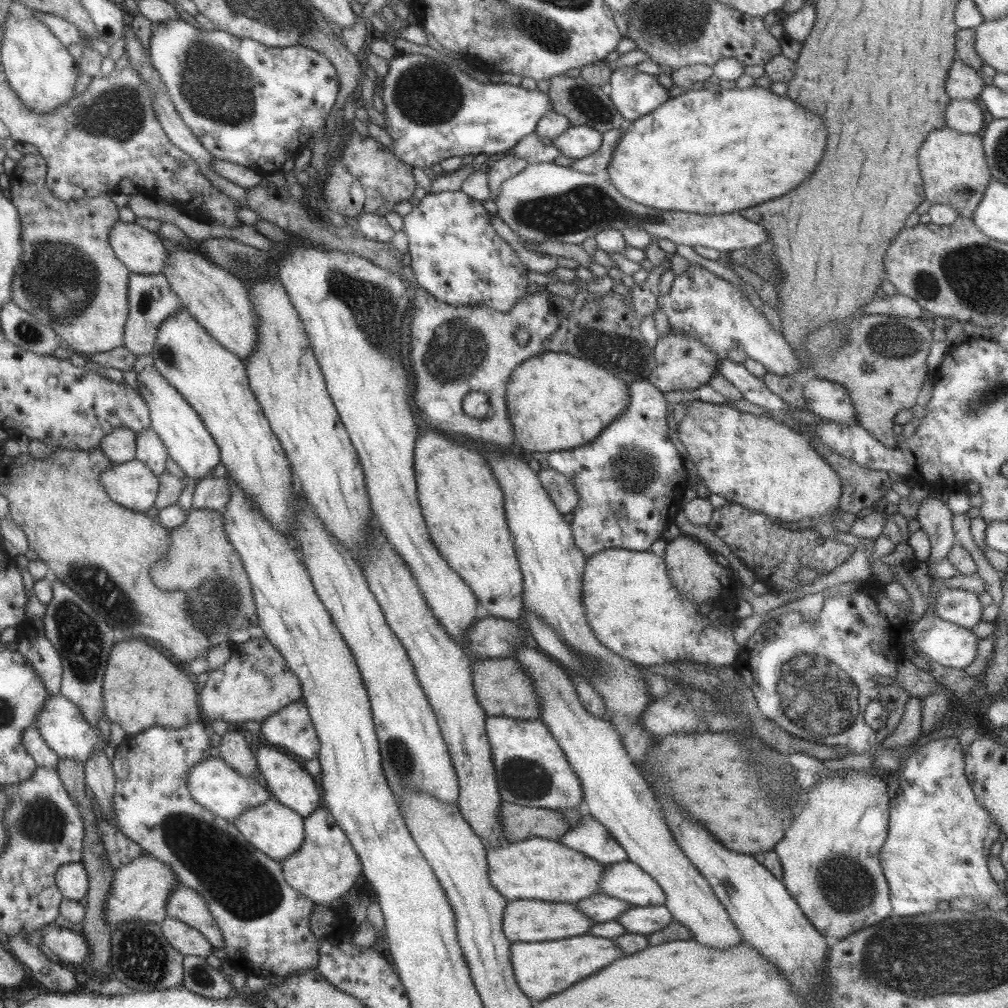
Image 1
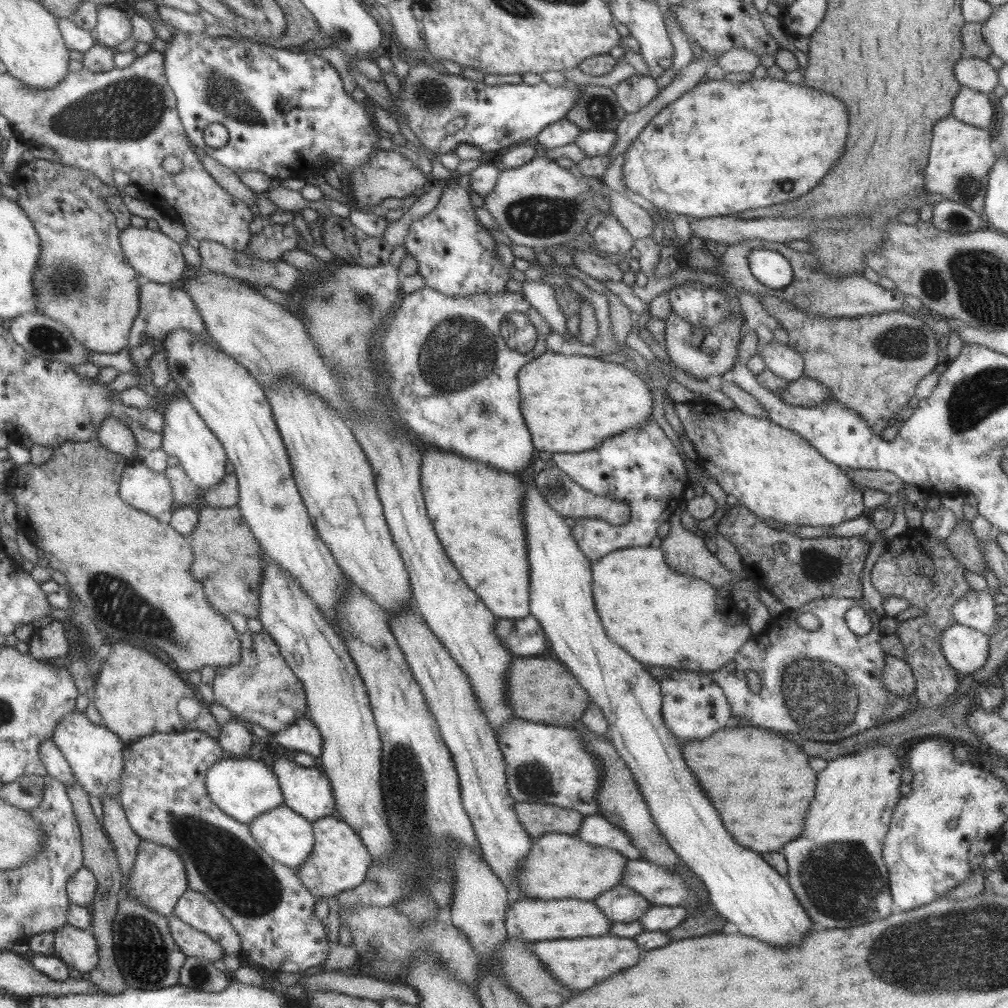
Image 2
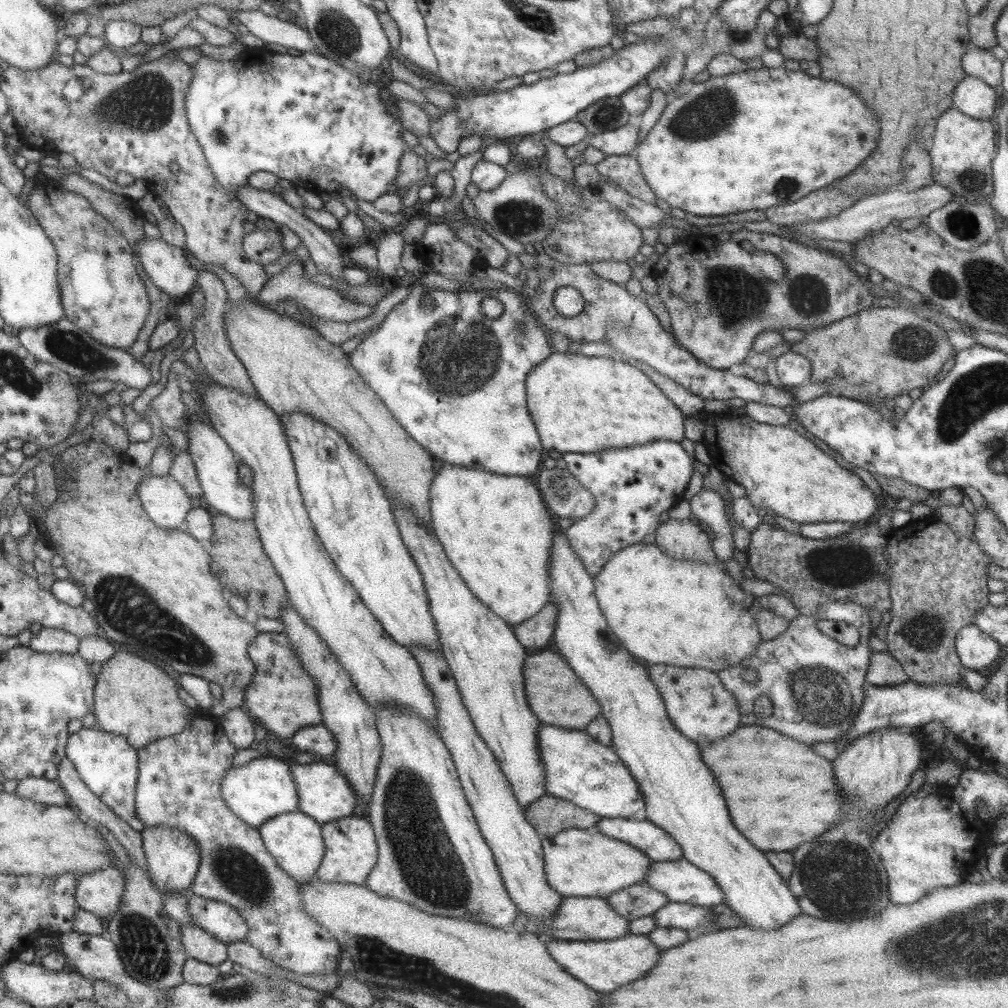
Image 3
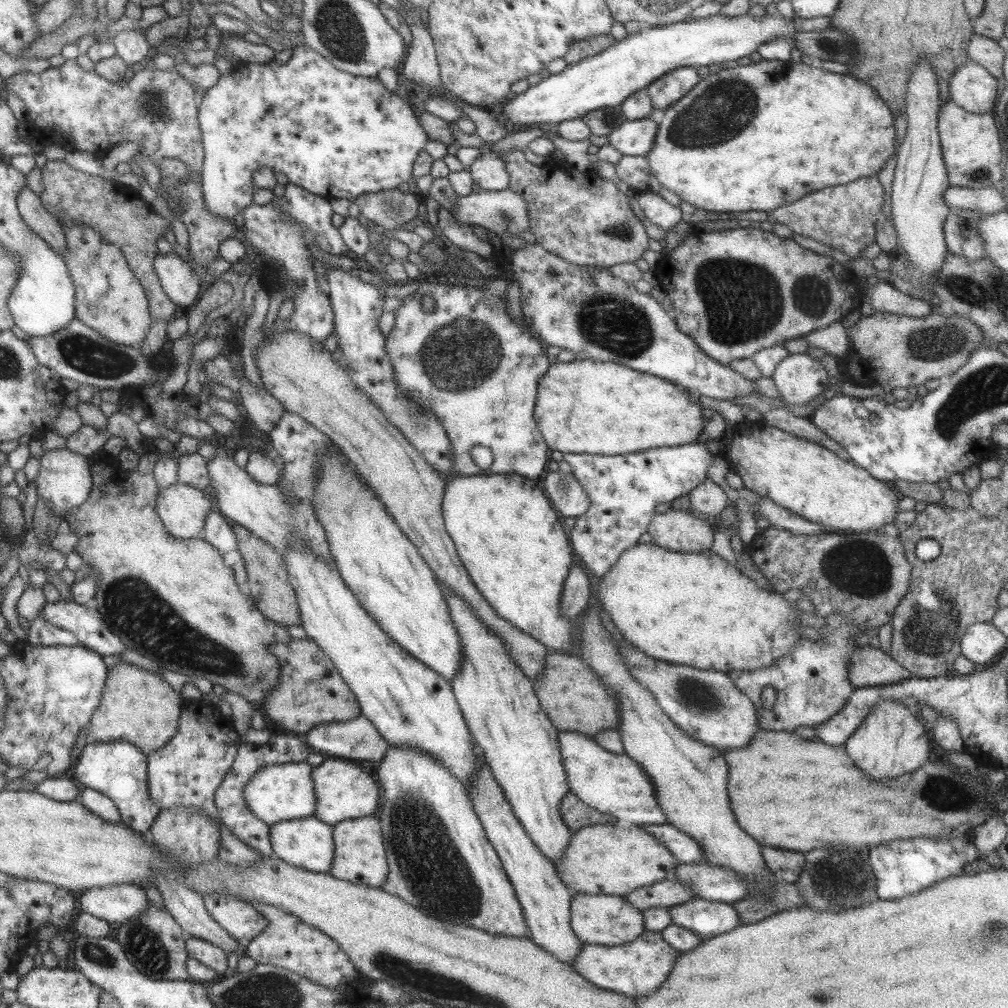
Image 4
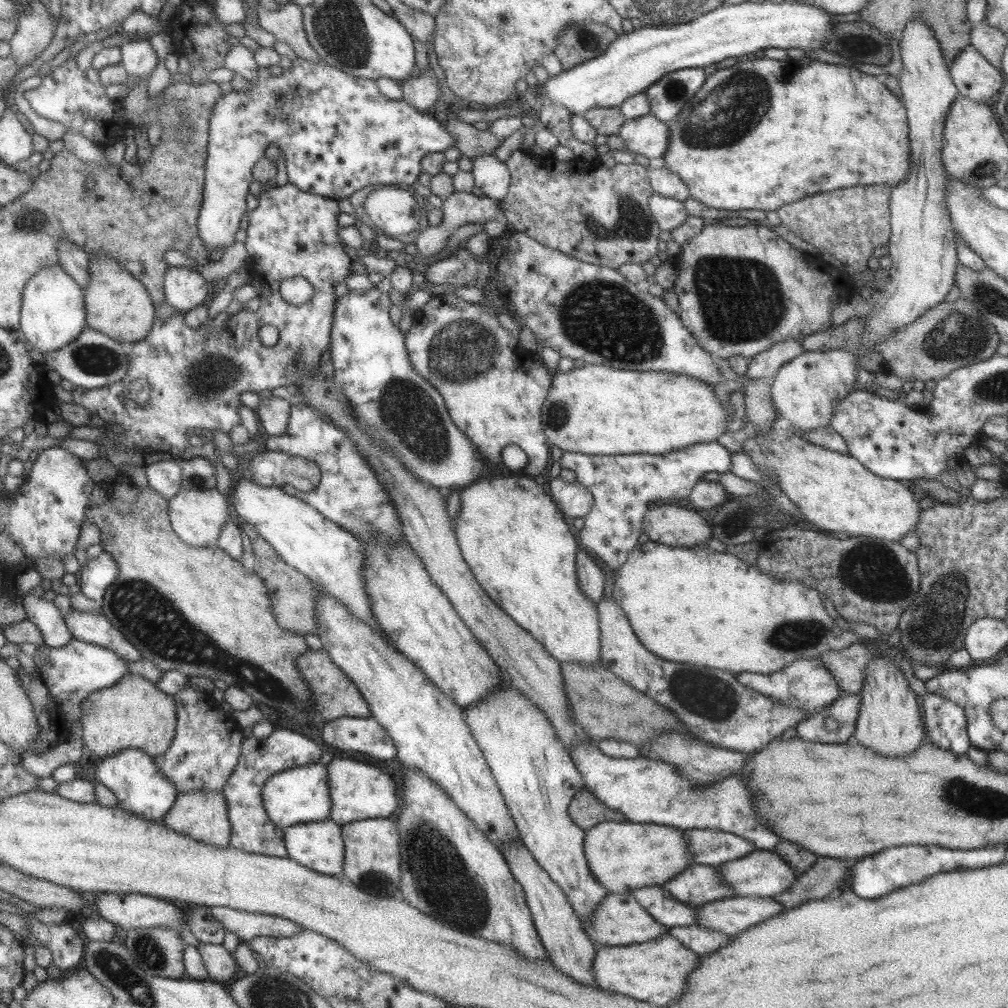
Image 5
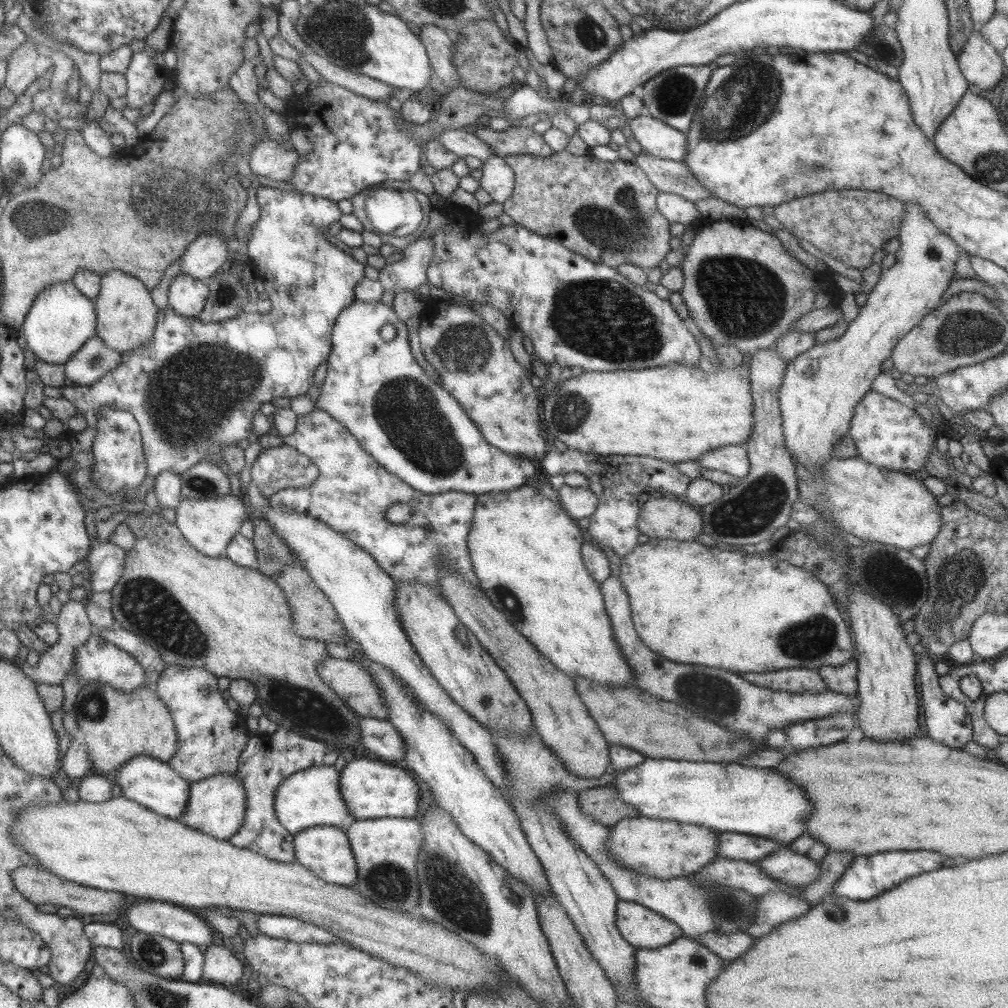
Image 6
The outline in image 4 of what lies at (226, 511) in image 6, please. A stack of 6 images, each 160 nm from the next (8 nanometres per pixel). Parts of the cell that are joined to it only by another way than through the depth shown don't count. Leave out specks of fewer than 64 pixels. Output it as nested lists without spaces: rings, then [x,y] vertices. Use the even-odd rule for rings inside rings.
[[[179,481],[158,488],[154,506],[154,511],[167,532],[182,539],[197,537],[205,513],[214,509],[215,504],[210,496]]]

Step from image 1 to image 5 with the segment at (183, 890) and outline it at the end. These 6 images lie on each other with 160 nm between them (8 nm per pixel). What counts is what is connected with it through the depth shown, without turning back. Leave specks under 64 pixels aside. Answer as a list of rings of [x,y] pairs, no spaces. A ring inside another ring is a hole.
[[[210,907],[209,912],[225,930],[232,932],[239,939],[239,943],[247,944],[253,937],[291,936],[302,929],[289,919],[268,914],[248,913],[227,907]]]

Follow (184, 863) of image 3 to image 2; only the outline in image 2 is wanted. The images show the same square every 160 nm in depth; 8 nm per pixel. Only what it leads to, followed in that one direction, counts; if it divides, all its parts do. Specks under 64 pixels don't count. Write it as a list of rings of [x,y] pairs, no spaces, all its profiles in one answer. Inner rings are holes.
[[[145,840],[140,842],[136,854],[126,880],[127,895],[155,914],[167,918],[172,914],[175,902],[178,902],[185,890],[188,890],[185,869],[180,856],[169,848]]]

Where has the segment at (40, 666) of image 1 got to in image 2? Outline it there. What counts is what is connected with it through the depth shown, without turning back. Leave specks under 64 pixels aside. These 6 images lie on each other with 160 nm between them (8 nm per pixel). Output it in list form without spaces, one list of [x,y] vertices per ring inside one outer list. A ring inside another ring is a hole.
[[[54,619],[43,628],[34,628],[26,644],[28,655],[45,664],[52,664],[52,658],[66,655],[69,648],[62,623]]]

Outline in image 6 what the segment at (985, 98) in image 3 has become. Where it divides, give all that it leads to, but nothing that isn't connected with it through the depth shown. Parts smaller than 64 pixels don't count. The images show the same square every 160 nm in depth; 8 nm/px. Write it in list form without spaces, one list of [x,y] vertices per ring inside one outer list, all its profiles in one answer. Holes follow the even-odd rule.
[[[976,28],[967,37],[956,61],[967,80],[967,91],[973,94],[993,88],[1006,74],[1002,58]]]

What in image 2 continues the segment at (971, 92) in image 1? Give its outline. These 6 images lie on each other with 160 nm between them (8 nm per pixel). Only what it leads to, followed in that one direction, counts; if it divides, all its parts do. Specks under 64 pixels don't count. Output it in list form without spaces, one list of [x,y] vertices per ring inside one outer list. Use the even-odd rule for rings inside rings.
[[[966,55],[954,64],[953,75],[961,87],[970,88],[979,94],[988,94],[999,84],[998,71],[987,61]]]

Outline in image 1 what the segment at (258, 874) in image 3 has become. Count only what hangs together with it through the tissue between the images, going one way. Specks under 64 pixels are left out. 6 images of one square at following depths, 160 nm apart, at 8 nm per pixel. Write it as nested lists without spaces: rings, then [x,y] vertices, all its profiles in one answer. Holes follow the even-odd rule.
[[[189,723],[178,729],[154,726],[127,735],[114,747],[113,823],[125,837],[136,842],[146,854],[168,866],[182,886],[197,892],[217,923],[223,937],[226,961],[235,970],[263,978],[287,976],[294,970],[315,968],[318,961],[316,938],[310,933],[308,918],[313,901],[300,896],[284,881],[279,861],[253,848],[233,827],[199,806],[187,791],[190,766],[210,757],[208,726]]]

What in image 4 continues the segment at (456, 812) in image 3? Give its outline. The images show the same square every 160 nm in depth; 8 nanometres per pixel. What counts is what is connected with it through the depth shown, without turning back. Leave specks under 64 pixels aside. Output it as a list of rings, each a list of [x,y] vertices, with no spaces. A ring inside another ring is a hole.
[[[389,745],[385,756],[379,761],[377,772],[375,772],[375,780],[381,791],[381,807],[379,807],[377,819],[379,818],[379,825],[381,825],[381,838],[384,846],[385,860],[388,864],[385,880],[381,883],[381,889],[414,906],[419,912],[425,914],[425,916],[430,916],[446,923],[474,927],[484,930],[486,933],[501,935],[503,937],[529,937],[521,907],[518,900],[515,899],[515,893],[513,893],[513,887],[511,887],[501,861],[498,859],[497,853],[493,850],[491,843],[487,840],[480,821],[472,809],[471,801],[465,792],[467,789],[461,786],[461,782],[457,782],[457,778],[453,778],[453,774],[449,774],[449,770],[445,770],[445,766],[441,766],[441,762],[437,762],[437,758],[425,754],[423,749],[418,749],[417,747]]]

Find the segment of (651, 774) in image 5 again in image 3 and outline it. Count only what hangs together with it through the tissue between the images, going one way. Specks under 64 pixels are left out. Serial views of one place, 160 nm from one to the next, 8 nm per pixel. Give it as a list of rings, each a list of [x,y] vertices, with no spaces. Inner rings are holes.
[[[539,725],[539,761],[545,769],[545,795],[571,802],[597,817],[629,819],[644,808],[643,795],[613,749],[599,744],[585,730]]]

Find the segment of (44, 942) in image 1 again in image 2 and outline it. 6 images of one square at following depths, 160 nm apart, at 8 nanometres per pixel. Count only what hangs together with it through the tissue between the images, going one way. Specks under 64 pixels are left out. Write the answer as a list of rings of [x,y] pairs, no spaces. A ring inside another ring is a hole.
[[[63,925],[54,932],[54,955],[70,968],[86,974],[96,965],[97,945],[88,929]]]

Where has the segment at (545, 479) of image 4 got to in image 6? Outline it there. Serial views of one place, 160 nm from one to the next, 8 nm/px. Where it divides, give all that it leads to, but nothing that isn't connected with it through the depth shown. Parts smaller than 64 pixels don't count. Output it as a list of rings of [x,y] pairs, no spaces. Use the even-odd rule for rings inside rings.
[[[562,485],[558,490],[560,506],[574,520],[587,518],[597,508],[597,497],[588,489]]]

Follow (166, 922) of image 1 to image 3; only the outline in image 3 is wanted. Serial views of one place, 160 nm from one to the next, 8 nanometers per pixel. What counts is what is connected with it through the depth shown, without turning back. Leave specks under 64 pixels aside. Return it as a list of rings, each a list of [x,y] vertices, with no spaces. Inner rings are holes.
[[[180,924],[180,941],[187,958],[216,967],[227,958],[226,946],[195,925]]]

